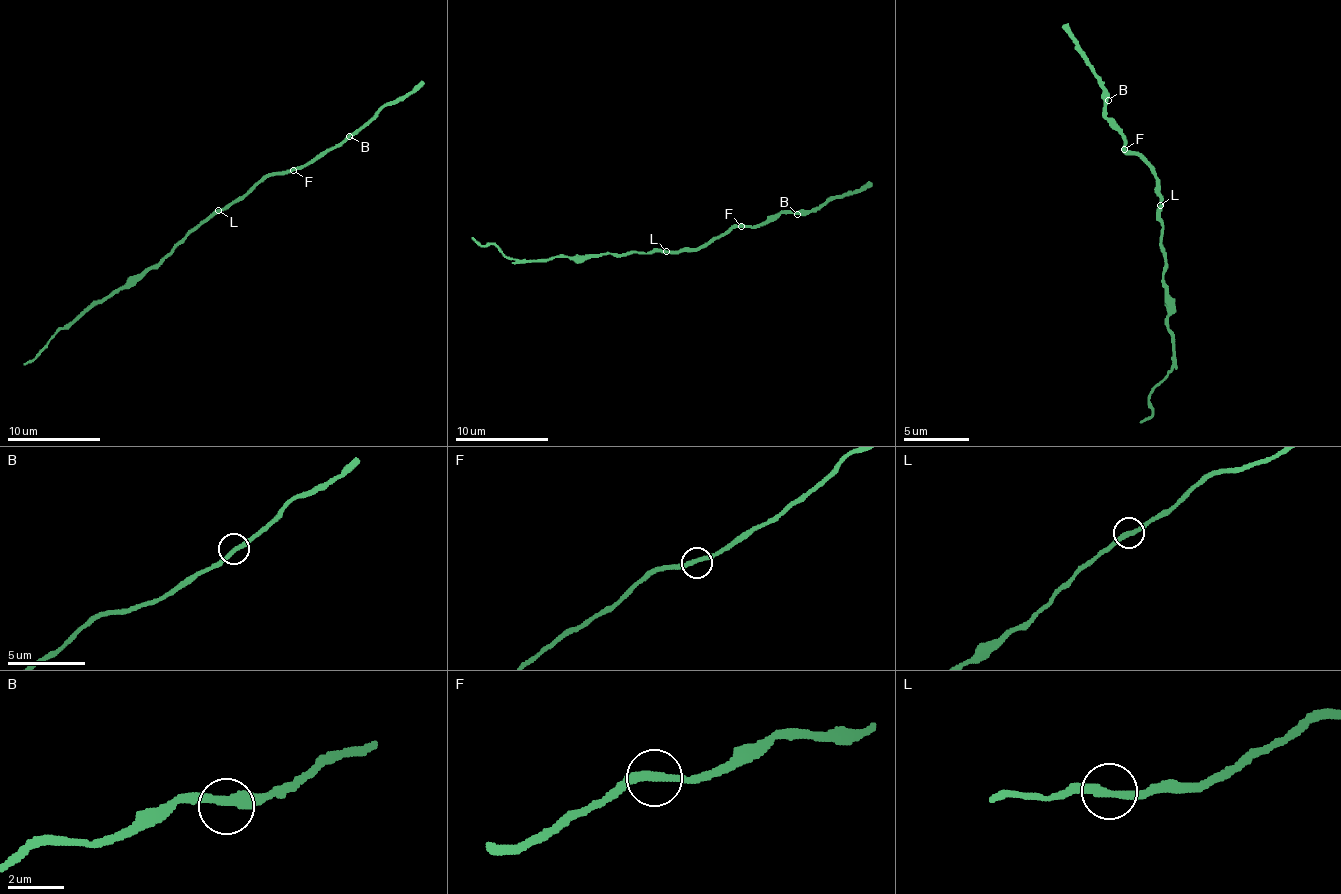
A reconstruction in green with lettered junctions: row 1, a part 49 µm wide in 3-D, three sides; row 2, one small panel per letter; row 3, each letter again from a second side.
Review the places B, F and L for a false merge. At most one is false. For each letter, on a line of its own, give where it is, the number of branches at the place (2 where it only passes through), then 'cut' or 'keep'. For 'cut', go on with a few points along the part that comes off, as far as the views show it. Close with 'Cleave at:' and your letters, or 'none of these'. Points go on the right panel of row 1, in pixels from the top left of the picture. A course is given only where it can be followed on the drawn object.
B: (1108, 100) | 2 | keep
F: (1124, 149) | 2 | keep
L: (1160, 205) | 2 | keep
Cleave at: none of these

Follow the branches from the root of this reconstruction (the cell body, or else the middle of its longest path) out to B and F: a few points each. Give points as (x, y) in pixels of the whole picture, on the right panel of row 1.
B: (1160, 201), (1160, 182), (1134, 152), (1124, 149), (1124, 136), (1105, 116), (1105, 103), (1108, 100)
F: (1160, 201), (1160, 182), (1154, 172), (1134, 152), (1124, 149)

